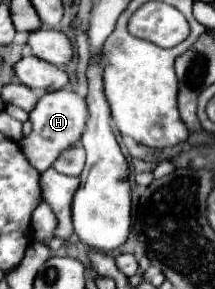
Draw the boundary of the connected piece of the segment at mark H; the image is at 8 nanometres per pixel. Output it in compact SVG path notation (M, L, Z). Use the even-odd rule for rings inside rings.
M60 89L60 91L50 91L44 93L38 101L38 105L34 107L34 111L30 113L30 121L32 121L32 133L24 139L20 139L20 147L24 151L24 155L28 157L30 165L36 167L40 173L50 169L52 163L70 147L74 147L86 127L86 119L88 119L88 107L86 107L86 99L80 97L74 91L68 89Z

